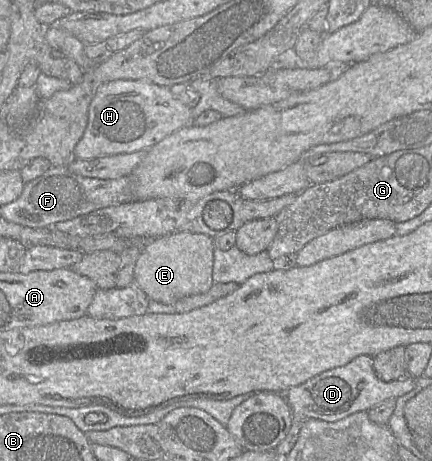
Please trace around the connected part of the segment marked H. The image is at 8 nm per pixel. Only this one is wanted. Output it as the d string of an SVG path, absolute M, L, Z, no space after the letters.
M114 80L102 84L91 101L88 123L82 138L75 147L78 160L149 150L179 129L192 125L192 109L176 99L170 88L145 80Z

